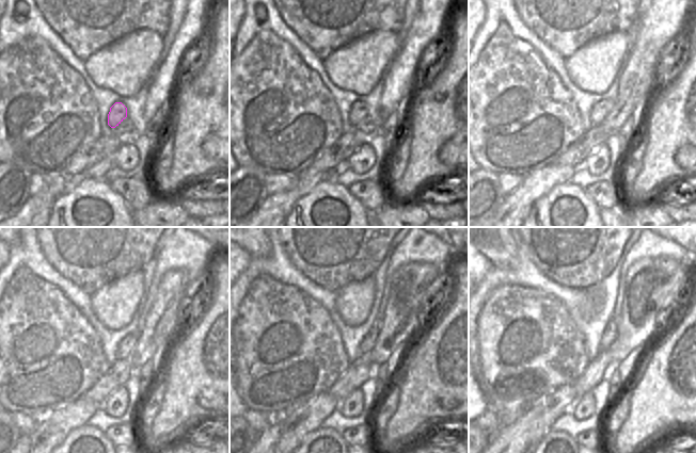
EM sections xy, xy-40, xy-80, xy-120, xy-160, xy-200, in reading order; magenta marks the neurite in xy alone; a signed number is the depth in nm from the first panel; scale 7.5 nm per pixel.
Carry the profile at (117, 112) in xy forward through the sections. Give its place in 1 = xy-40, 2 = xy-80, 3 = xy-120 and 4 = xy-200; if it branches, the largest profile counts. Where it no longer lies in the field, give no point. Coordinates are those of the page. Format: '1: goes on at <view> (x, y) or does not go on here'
1: goes on at xy-40 (359, 110)
2: goes on at xy-80 (599, 112)
3: goes on at xy-120 (125, 348)
4: goes on at xy-200 (608, 337)

